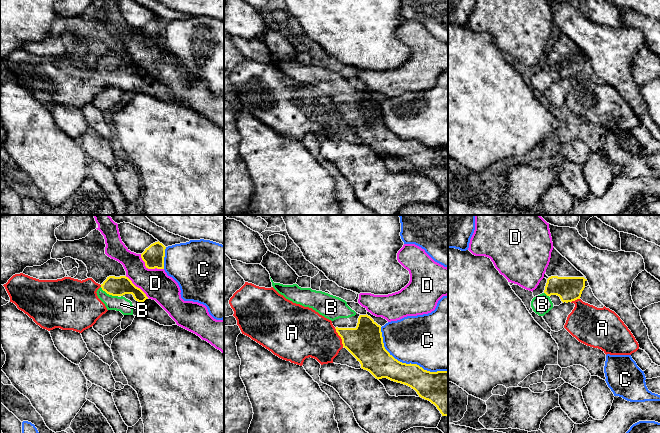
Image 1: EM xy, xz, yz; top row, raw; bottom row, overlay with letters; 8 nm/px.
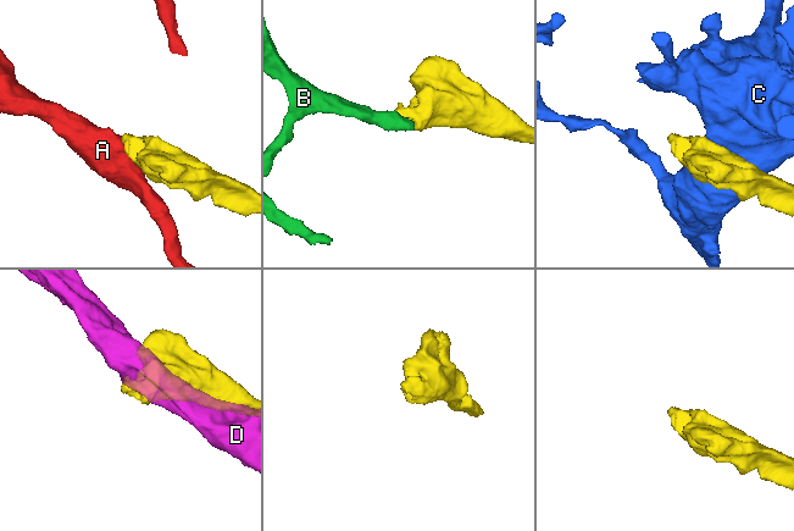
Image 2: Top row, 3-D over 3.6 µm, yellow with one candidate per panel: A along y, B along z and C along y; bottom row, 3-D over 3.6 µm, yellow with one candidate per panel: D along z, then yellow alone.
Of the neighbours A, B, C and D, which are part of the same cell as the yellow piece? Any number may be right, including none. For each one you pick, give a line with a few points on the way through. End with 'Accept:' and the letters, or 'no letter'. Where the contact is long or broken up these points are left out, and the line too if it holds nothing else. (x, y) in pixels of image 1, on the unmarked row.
B: runs through xy (116, 62), (109, 70), (121, 80)
Accept: B

